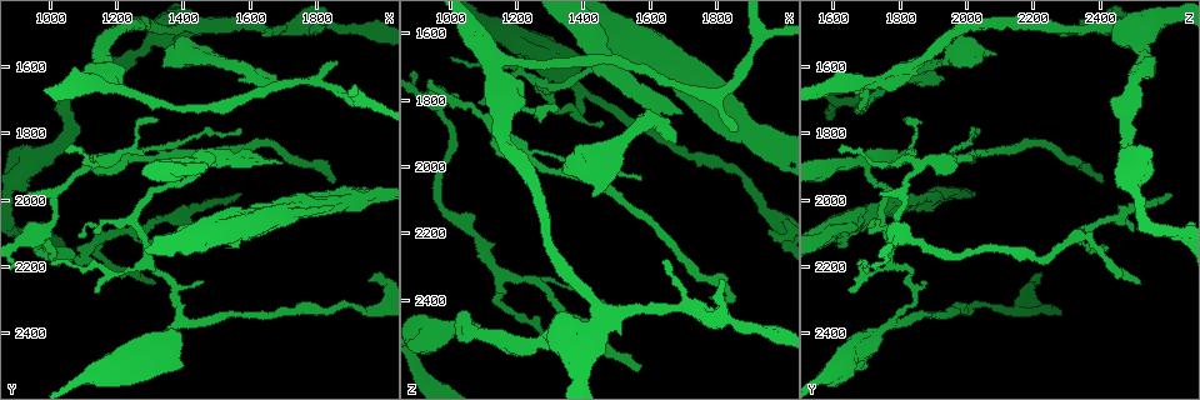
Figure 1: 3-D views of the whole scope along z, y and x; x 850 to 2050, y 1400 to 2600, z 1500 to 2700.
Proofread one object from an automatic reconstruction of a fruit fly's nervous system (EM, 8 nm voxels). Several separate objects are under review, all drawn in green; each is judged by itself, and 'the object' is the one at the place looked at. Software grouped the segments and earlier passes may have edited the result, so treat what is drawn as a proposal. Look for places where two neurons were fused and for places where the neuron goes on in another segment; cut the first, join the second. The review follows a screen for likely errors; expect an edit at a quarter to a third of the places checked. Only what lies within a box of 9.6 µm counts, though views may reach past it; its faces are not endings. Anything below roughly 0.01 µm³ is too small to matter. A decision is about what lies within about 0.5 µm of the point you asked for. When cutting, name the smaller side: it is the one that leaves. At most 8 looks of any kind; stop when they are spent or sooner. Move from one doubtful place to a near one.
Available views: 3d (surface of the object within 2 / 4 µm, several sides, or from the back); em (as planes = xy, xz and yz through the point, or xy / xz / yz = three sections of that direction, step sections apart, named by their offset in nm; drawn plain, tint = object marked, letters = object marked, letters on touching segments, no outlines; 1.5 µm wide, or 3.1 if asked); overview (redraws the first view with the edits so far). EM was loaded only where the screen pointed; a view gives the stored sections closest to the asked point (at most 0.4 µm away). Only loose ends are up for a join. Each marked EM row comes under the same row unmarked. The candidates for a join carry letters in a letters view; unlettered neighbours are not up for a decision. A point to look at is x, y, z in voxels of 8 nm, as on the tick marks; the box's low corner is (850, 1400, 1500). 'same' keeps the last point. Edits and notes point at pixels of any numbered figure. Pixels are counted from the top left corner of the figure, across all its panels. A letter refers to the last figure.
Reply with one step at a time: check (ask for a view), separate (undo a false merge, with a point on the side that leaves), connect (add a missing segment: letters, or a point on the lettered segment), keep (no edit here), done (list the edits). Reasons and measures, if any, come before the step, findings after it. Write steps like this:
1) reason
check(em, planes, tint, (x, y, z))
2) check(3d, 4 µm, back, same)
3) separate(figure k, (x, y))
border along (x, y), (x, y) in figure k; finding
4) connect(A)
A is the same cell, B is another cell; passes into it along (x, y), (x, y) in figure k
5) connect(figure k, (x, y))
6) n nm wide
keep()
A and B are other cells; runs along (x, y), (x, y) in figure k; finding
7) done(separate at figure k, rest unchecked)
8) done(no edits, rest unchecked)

tapers out
check(em, planes, letters, (1870, 1600, 1890))

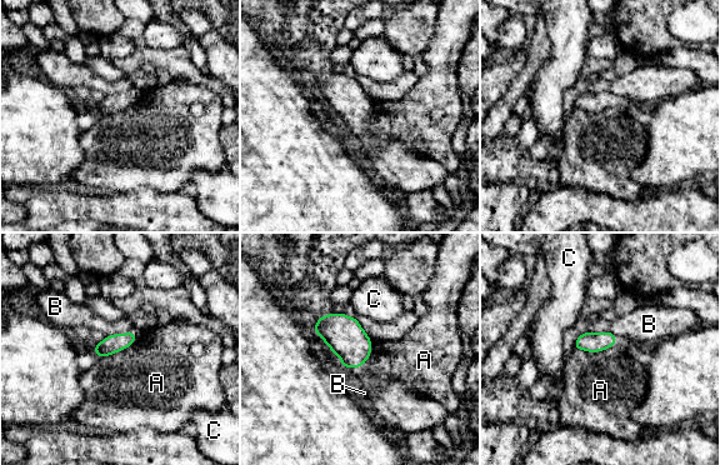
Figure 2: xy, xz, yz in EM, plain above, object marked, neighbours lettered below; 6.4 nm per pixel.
keep()
A, B and C are other cells; border along (611, 346), (596, 351), (575, 349) in figure 2; no lettered segment goes on from it

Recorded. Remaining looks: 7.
thin end
check(em, planes, letters, (1320, 1770, 1830))

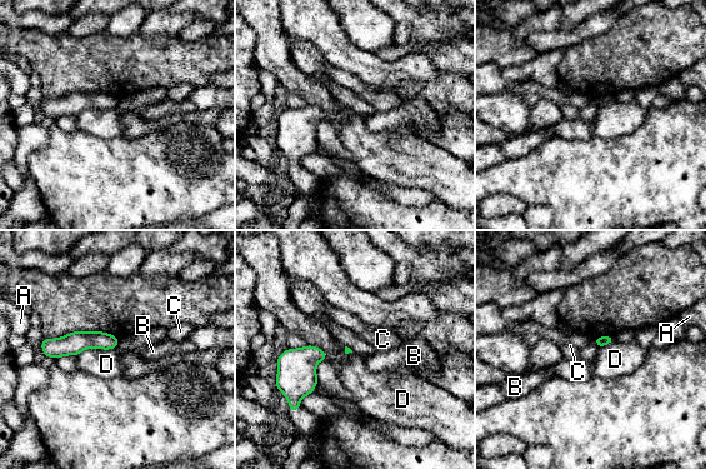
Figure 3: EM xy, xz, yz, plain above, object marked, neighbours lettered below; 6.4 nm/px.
keep()
A, B, C and D are other cells; runs along (114, 340), (44, 344) in figure 3; none of them fits

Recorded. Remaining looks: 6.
three arms meet
check(em, planes, tint, (1140, 1880, 1770))

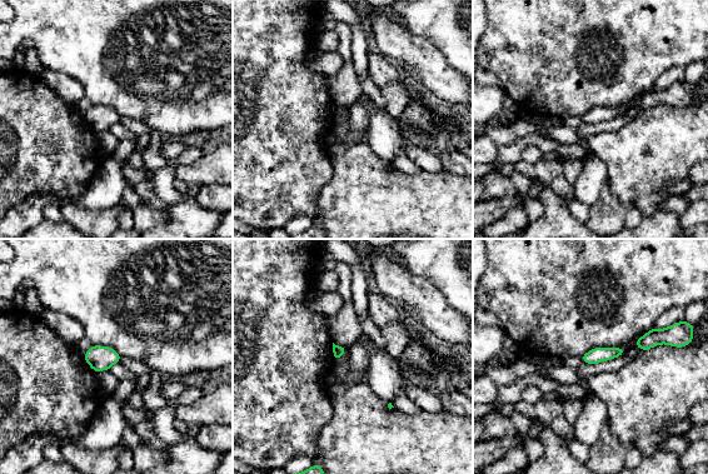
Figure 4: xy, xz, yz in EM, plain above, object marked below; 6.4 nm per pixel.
check(em, planes, letters, same)

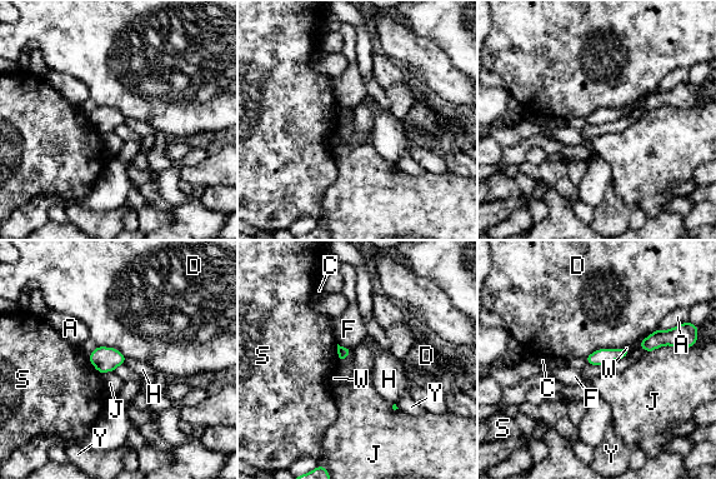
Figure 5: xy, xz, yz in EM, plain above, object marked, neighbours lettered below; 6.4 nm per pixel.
keep()
A, C, D, F, H, J, S, W and Y are other cells; border along (625, 348), (599, 348), (585, 357) in figure 5; continuous, no second neuron

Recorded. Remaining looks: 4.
done(no edits, rest unchecked)

